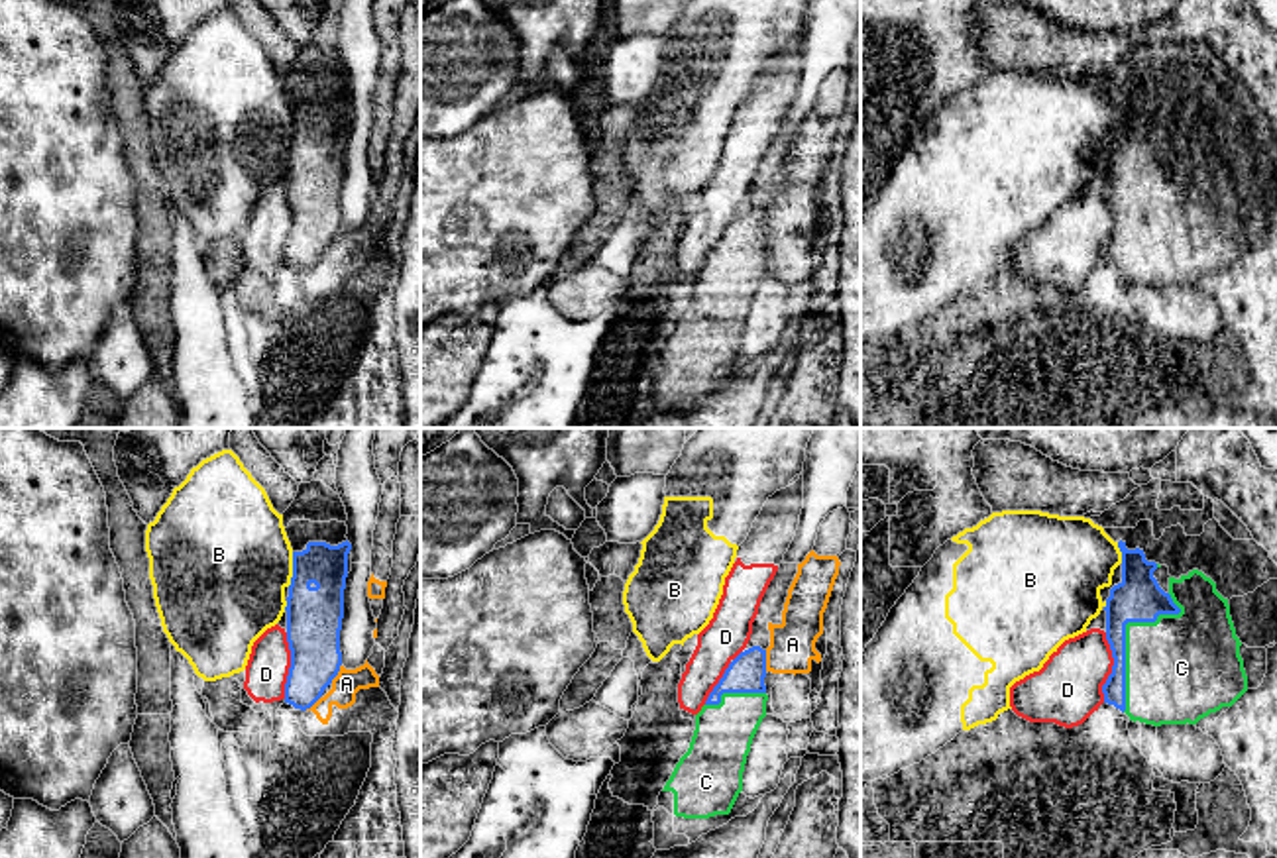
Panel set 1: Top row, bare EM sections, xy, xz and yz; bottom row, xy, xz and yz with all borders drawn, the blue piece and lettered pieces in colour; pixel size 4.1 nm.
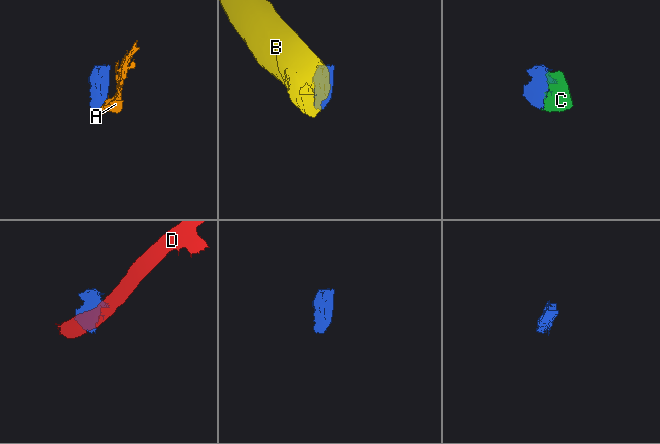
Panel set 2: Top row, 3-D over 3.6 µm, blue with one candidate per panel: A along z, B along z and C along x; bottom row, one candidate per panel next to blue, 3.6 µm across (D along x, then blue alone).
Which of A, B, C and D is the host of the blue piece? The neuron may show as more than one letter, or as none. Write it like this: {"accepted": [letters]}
{"accepted": ["C"]}

